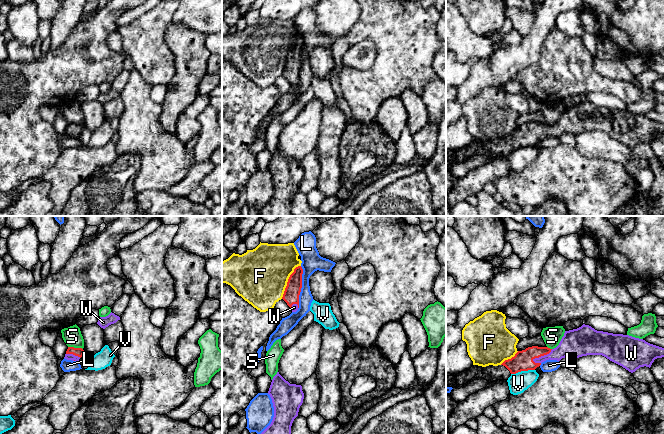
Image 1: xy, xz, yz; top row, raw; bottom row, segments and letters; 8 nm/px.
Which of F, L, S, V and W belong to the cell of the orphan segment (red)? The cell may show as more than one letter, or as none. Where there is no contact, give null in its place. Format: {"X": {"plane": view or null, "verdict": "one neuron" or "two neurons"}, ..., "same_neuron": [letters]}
{"F": {"plane": "xz", "verdict": "two neurons"}, "L": {"plane": "xz", "verdict": "two neurons"}, "S": {"plane": "xy", "verdict": "two neurons"}, "V": {"plane": "yz", "verdict": "two neurons"}, "W": {"plane": "yz", "verdict": "one neuron"}, "same_neuron": ["W"]}

